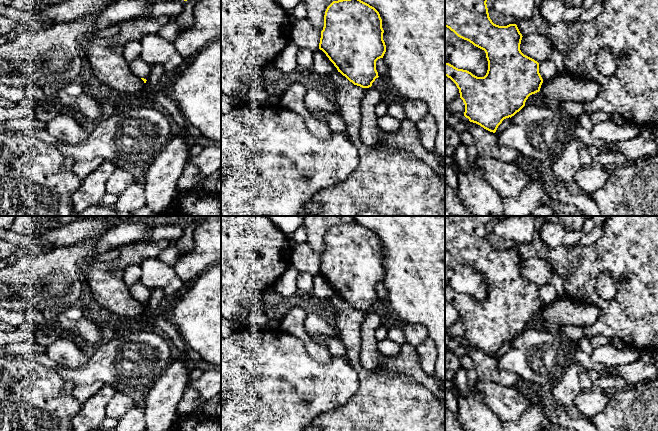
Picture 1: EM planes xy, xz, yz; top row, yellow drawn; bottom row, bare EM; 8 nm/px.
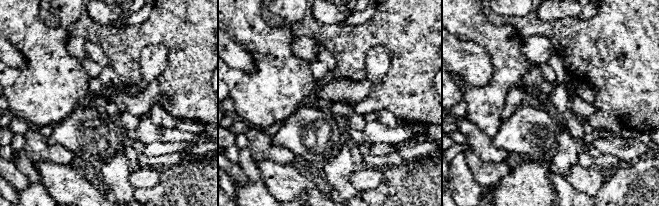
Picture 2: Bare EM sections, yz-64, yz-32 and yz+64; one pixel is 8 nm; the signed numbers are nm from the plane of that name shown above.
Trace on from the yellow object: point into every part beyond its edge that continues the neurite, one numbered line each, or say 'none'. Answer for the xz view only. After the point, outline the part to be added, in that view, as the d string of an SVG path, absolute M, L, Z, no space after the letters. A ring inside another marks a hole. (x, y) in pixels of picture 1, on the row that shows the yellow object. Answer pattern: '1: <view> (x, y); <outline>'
none

